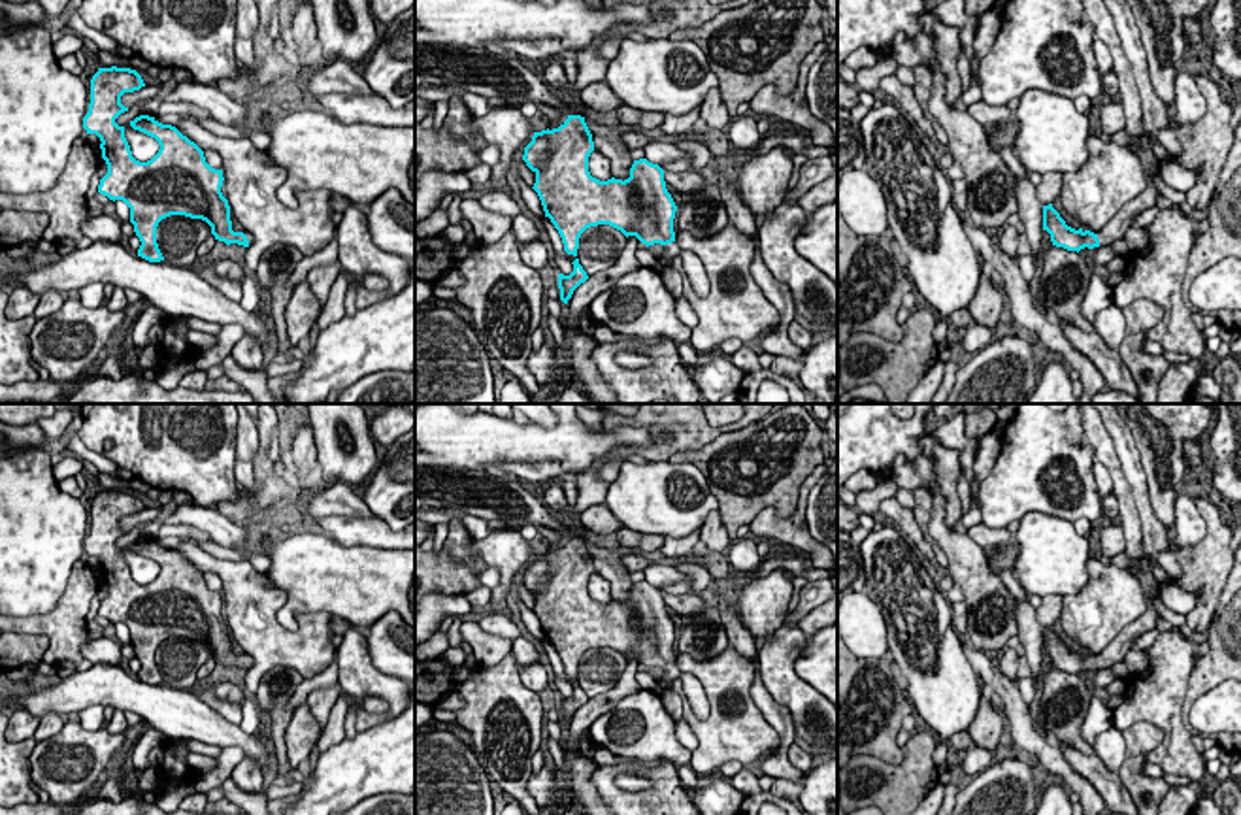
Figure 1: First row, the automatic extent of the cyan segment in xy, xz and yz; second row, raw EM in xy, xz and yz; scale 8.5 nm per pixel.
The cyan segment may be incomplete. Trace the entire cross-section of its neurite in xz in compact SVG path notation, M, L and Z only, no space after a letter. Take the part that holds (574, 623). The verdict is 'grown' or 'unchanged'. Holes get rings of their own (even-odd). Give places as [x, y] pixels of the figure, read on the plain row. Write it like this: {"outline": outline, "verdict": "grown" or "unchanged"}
{"outline": "M568 538L558 551L534 555L524 570L522 583L536 596L532 611L564 674L577 679L581 657L609 647L647 670L660 666L666 683L679 679L673 655L677 628L666 611L664 592L639 581L628 602L600 604L588 594L592 574L592 557L581 538Z", "verdict": "grown"}

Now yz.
{"outline": "M1150 594L1145 596L1145 600L1147 611L1133 623L1126 624L1098 657L1067 649L1060 636L1052 630L1052 626L1043 628L1043 653L1051 657L1052 668L1077 675L1084 670L1094 672L1100 668L1111 668L1117 662L1124 662L1124 657L1132 649L1133 641L1156 628L1156 619L1160 615L1152 604Z", "verdict": "grown"}

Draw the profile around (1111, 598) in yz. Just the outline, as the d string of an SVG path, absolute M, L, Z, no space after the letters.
M1090 557L1088 583L1077 594L1062 596L1062 630L1081 649L1098 657L1118 632L1147 611L1141 583L1126 570Z

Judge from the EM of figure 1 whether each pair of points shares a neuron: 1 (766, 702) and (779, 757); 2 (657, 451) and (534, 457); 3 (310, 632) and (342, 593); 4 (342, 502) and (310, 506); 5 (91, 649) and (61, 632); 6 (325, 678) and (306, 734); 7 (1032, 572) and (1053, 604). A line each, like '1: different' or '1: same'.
1: same
2: different
3: different
4: same
5: different
6: different
7: different

